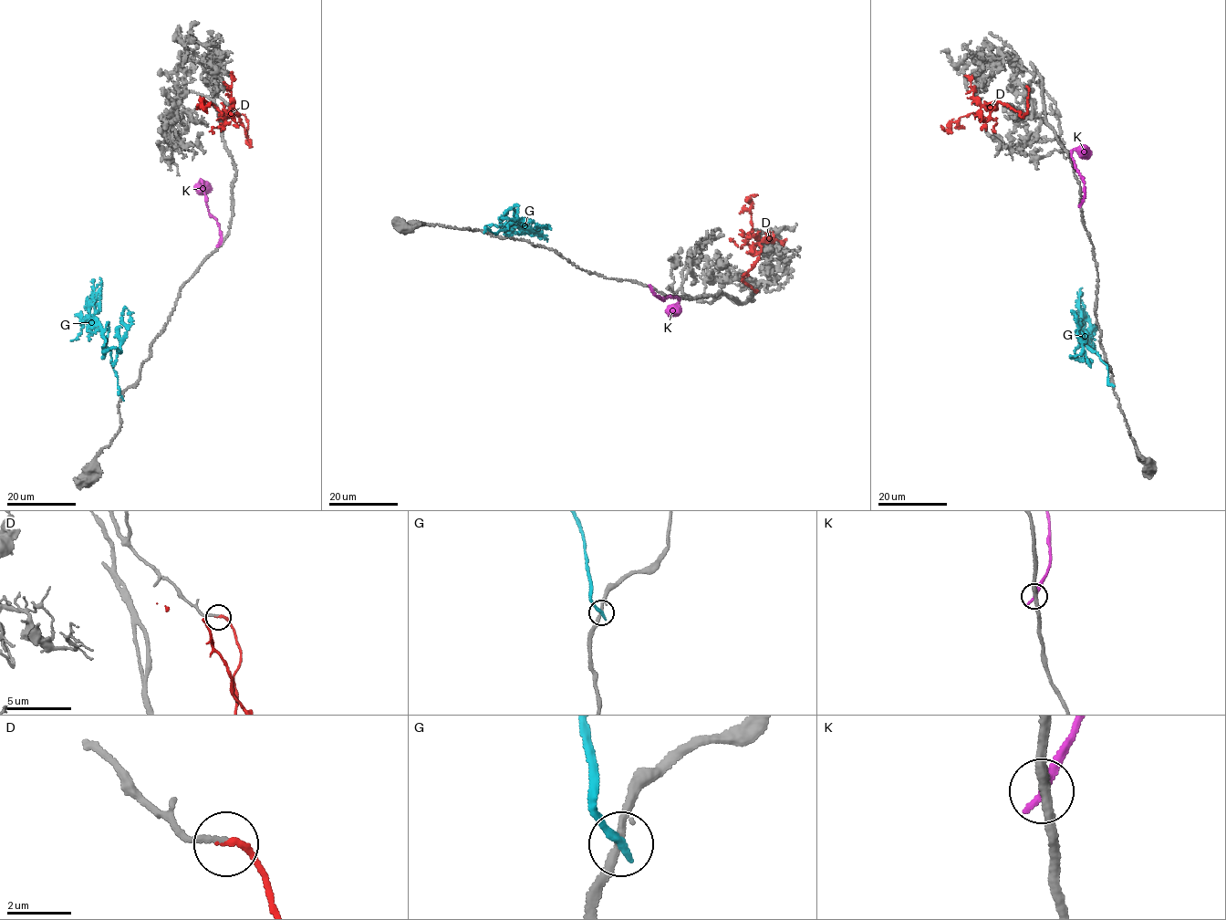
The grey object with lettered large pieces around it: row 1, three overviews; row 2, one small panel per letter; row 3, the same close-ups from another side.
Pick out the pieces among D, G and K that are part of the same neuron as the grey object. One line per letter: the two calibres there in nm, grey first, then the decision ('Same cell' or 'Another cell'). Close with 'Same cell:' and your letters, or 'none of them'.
D: Thickness 180 nm (grey) against 190 nm. Same cell
G: Thickness 240 nm (grey) against 280 nm. Another cell
K: Thickness 280 nm (grey) against 280 nm. Another cell
Same cell: D

